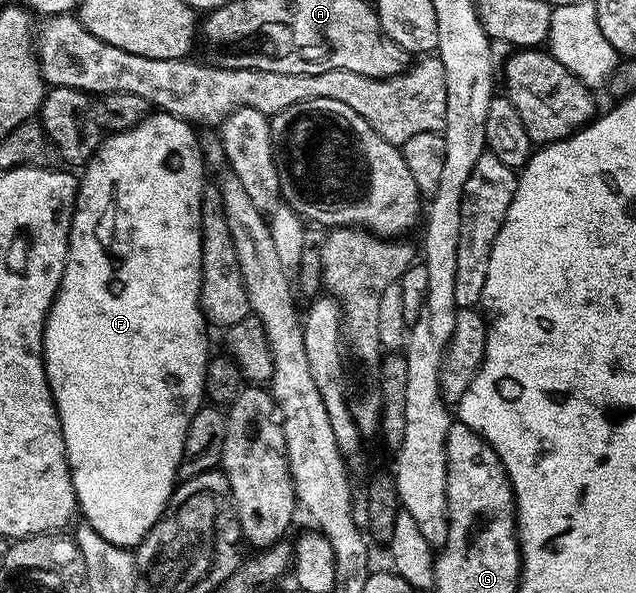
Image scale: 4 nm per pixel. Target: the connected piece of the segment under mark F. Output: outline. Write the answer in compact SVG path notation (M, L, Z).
M152 112L140 119L137 125L128 130L109 133L101 141L100 146L92 154L91 160L83 167L82 173L78 178L76 188L76 207L72 209L72 227L68 233L68 255L66 256L66 268L62 272L60 287L56 293L56 299L52 302L52 310L48 313L48 321L44 323L44 371L48 377L48 383L52 389L52 399L56 402L56 410L60 414L60 423L62 424L62 436L66 444L68 453L68 466L72 470L72 483L76 493L76 505L83 521L92 526L94 532L102 536L103 540L110 540L110 544L123 546L125 548L135 548L140 545L140 541L147 536L150 528L156 526L156 522L164 514L164 509L168 507L168 501L172 498L172 491L178 485L178 475L180 473L180 461L182 460L182 448L186 444L186 428L190 428L190 420L194 412L198 412L201 406L205 405L204 381L206 380L208 361L210 352L208 352L208 332L203 312L200 310L200 289L202 288L202 242L203 234L200 232L200 205L204 199L204 188L206 179L204 179L204 160L200 156L200 144L196 140L193 123L184 121L183 118L176 118L163 112Z

